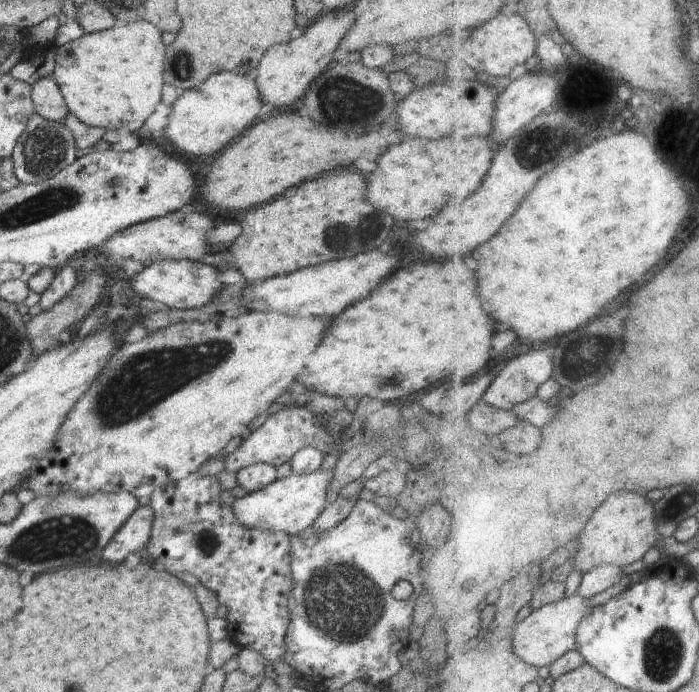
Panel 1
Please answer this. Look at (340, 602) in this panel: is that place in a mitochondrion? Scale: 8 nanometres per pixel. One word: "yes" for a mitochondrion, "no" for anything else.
yes

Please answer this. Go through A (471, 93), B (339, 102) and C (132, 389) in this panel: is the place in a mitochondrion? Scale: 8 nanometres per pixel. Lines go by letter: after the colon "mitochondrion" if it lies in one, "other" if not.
A: other
B: mitochondrion
C: mitochondrion

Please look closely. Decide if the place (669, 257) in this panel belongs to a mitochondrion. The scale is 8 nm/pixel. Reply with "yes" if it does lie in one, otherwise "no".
no

